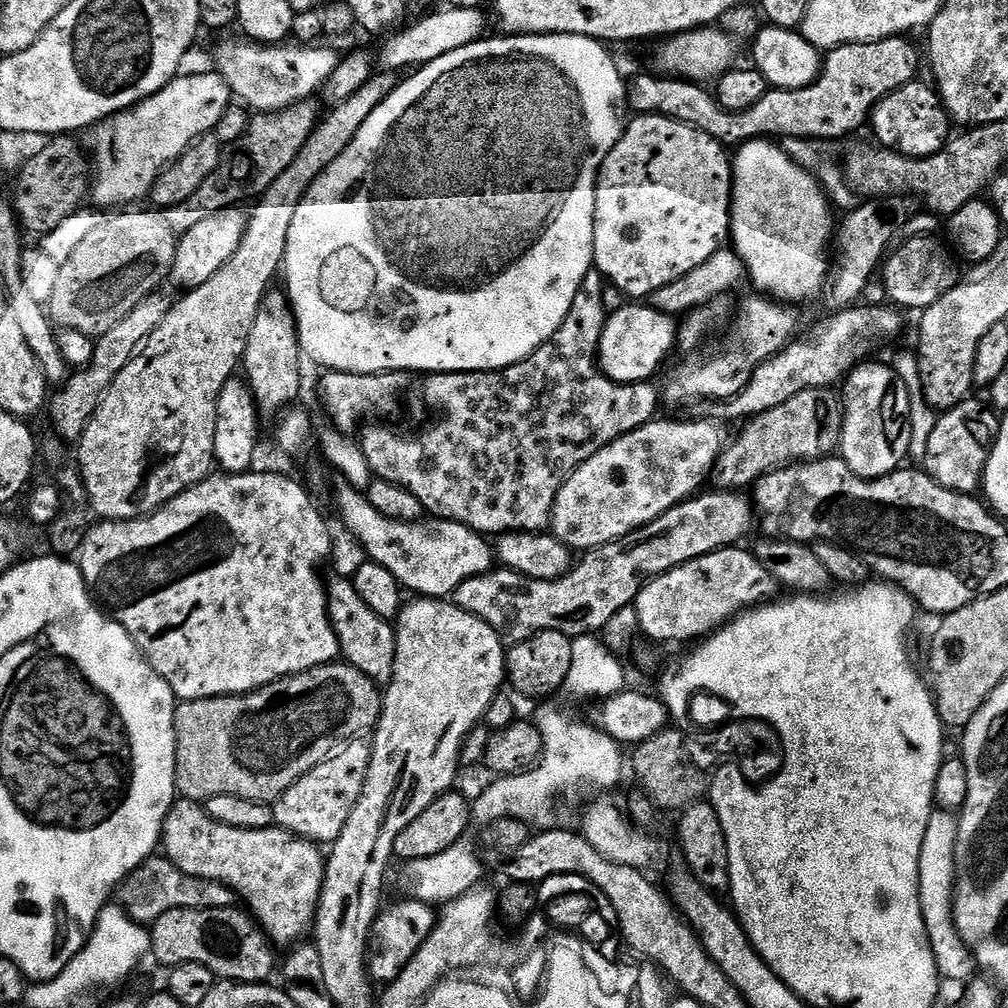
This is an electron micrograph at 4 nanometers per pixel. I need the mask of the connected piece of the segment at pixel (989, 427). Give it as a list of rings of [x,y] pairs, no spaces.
[[[976,399],[961,400],[937,419],[922,459],[923,471],[927,472],[934,482],[951,492],[979,493],[980,484],[985,483],[984,471],[988,459],[996,446],[996,435],[1000,433],[1001,417],[987,403],[984,405]]]

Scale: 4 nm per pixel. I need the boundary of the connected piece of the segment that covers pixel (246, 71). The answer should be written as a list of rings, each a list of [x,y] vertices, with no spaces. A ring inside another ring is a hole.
[[[252,42],[244,44],[224,44],[220,48],[220,53],[216,56],[216,64],[219,75],[227,81],[228,87],[232,89],[237,97],[240,96],[249,104],[256,108],[257,113],[280,112],[292,104],[300,104],[304,100],[313,99],[316,91],[324,83],[331,81],[336,75],[336,69],[340,67],[341,57],[336,57],[336,52],[332,48],[284,48],[288,46],[263,46]]]

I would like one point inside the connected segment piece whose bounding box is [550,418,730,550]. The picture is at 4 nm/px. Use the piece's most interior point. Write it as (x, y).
(646, 472)

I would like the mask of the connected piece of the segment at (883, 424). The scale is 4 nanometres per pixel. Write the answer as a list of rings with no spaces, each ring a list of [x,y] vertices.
[[[860,362],[846,376],[848,396],[844,410],[844,438],[839,451],[847,462],[848,469],[865,478],[888,476],[897,471],[904,459],[909,459],[909,429],[884,421],[884,403],[892,392],[894,372],[887,364],[865,364]]]

